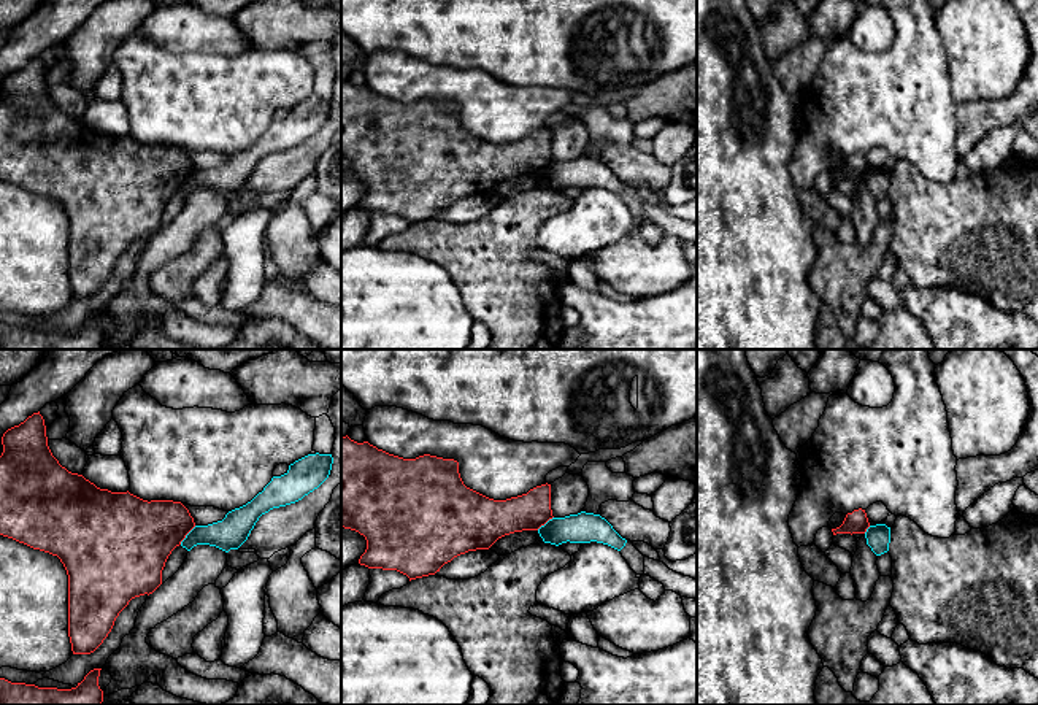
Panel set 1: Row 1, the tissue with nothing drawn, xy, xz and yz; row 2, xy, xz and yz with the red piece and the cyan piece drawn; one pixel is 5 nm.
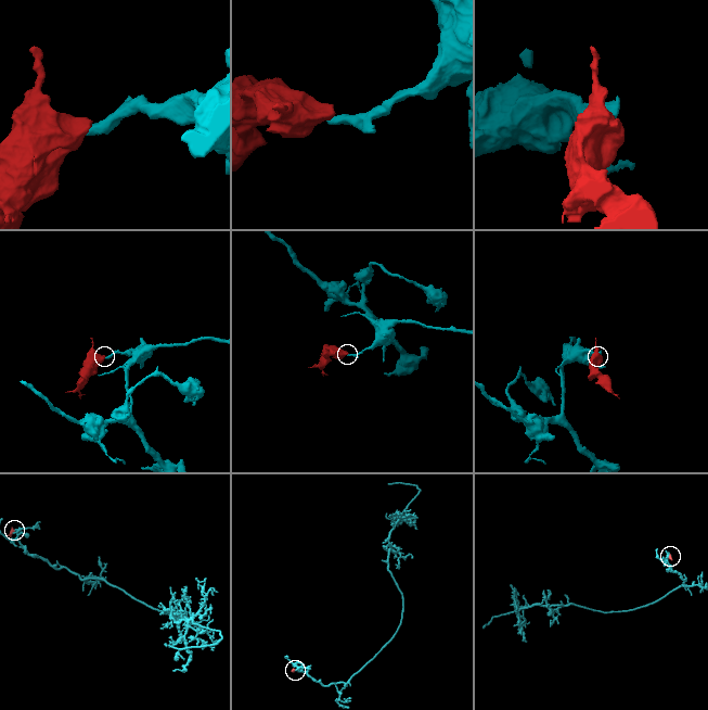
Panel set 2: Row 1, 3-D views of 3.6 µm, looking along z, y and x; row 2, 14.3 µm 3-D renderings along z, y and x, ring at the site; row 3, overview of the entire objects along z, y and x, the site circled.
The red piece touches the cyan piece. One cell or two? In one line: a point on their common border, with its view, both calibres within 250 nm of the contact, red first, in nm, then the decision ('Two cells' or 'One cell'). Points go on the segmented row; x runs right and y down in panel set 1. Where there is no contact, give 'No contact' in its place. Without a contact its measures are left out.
Touches red at xy (186, 534). Thickness 380 nm (red) against 160 nm. Two cells

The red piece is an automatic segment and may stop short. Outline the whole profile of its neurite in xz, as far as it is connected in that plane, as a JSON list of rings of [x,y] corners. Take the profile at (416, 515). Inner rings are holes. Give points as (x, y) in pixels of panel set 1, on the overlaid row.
[[[348,435],[341,438],[341,526],[365,537],[367,549],[359,564],[368,568],[397,570],[409,581],[435,575],[460,554],[489,549],[498,538],[514,532],[538,530],[552,518],[551,484],[548,483],[517,497],[494,500],[463,484],[459,462],[454,459],[430,454],[403,459],[368,441],[357,443]]]

